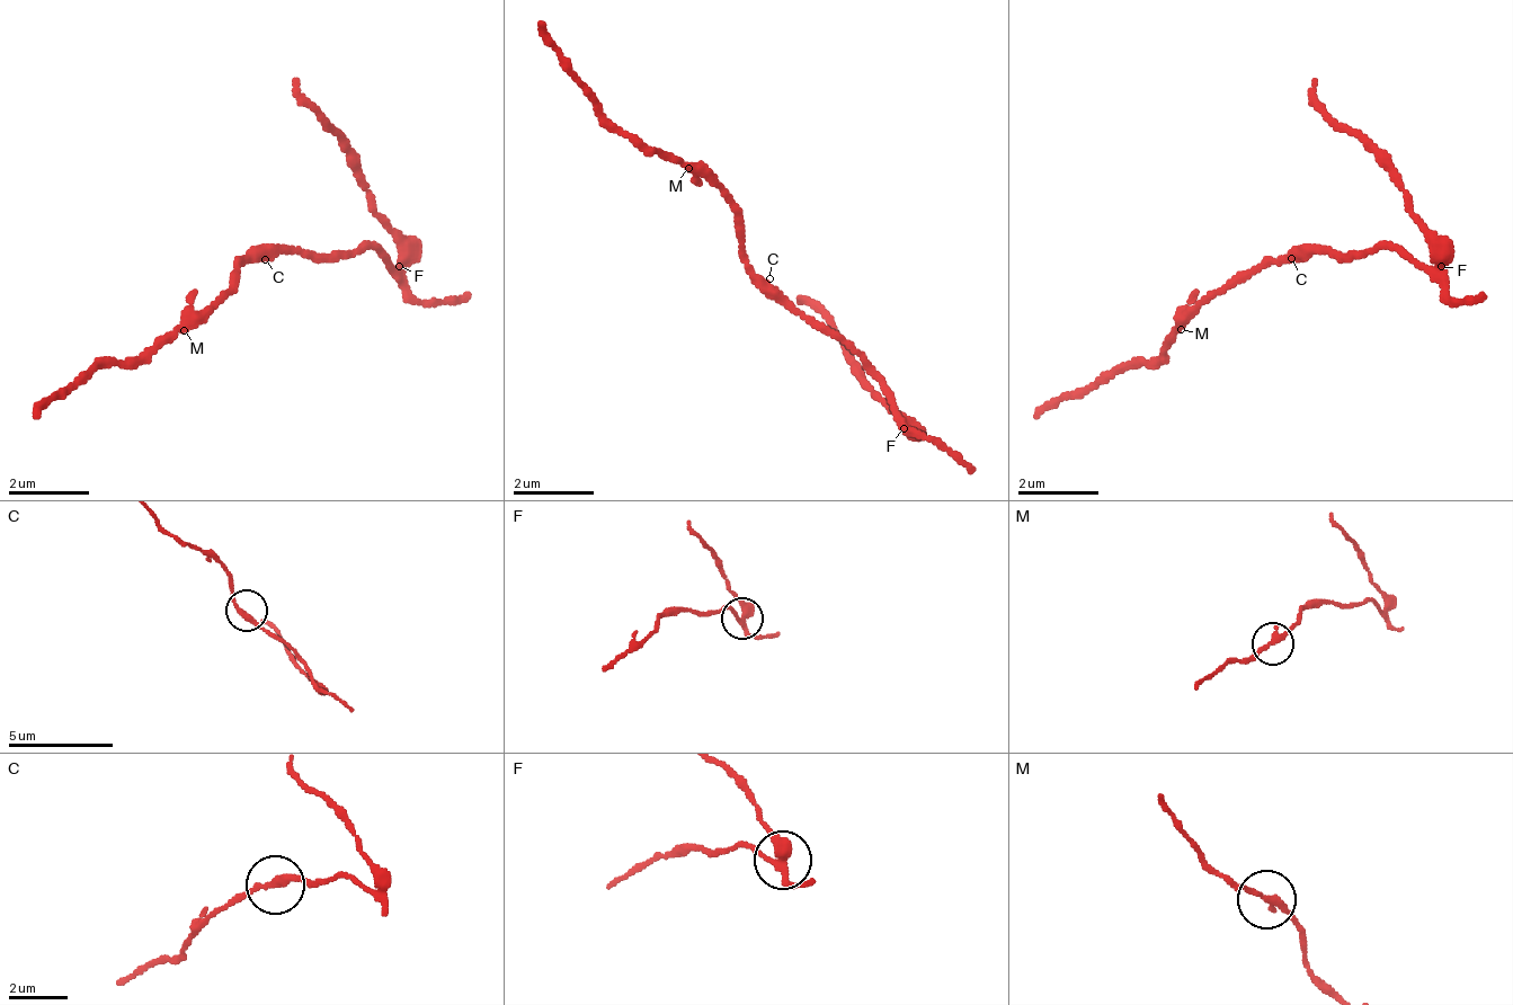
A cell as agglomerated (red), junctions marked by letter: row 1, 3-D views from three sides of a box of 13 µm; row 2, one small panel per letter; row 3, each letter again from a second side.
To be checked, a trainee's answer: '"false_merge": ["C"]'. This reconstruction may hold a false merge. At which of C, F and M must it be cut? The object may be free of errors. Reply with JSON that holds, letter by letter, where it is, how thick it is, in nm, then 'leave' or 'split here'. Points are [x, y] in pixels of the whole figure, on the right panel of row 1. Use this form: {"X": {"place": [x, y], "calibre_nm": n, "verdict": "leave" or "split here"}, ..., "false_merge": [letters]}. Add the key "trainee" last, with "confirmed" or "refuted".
{"C": {"place": [1291, 258], "calibre_nm": 260, "verdict": "leave"}, "F": {"place": [1441, 266], "calibre_nm": 280, "verdict": "split here"}, "M": {"place": [1181, 329], "calibre_nm": 240, "verdict": "leave"}, "false_merge": ["F"], "trainee": "refuted"}

